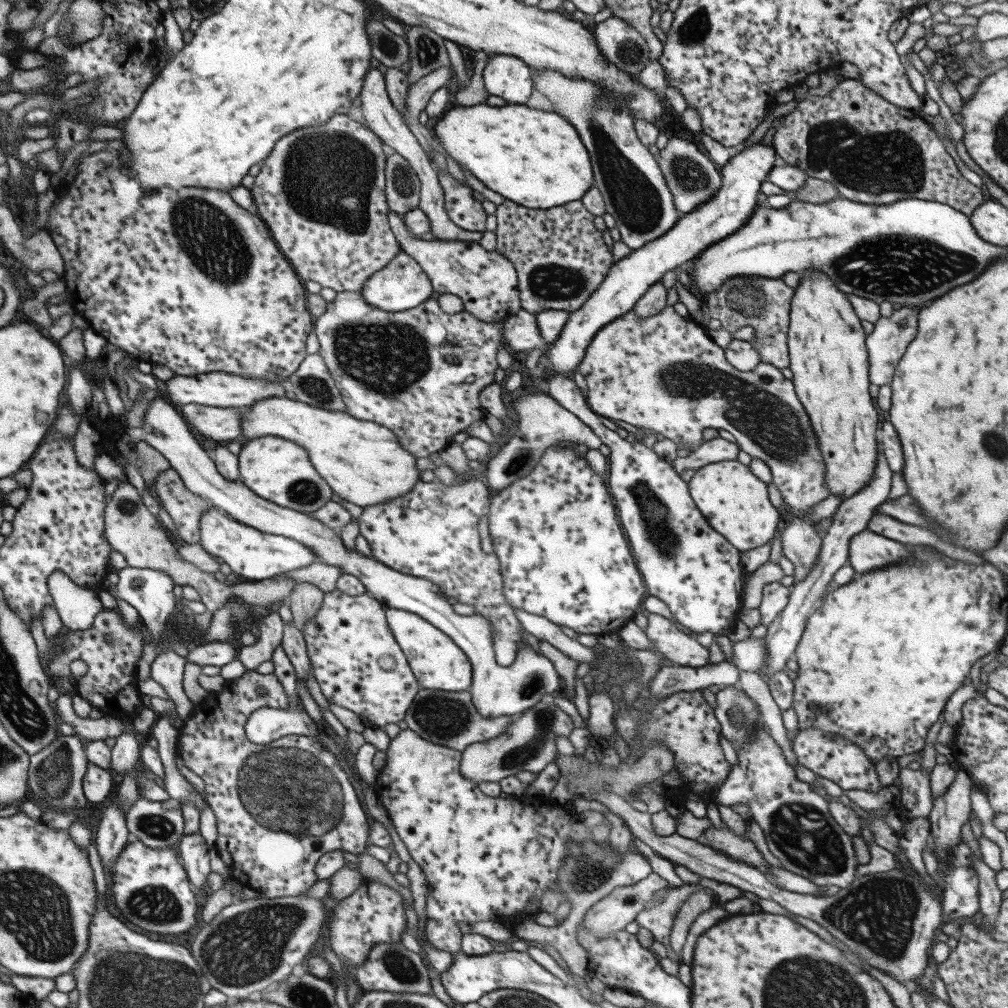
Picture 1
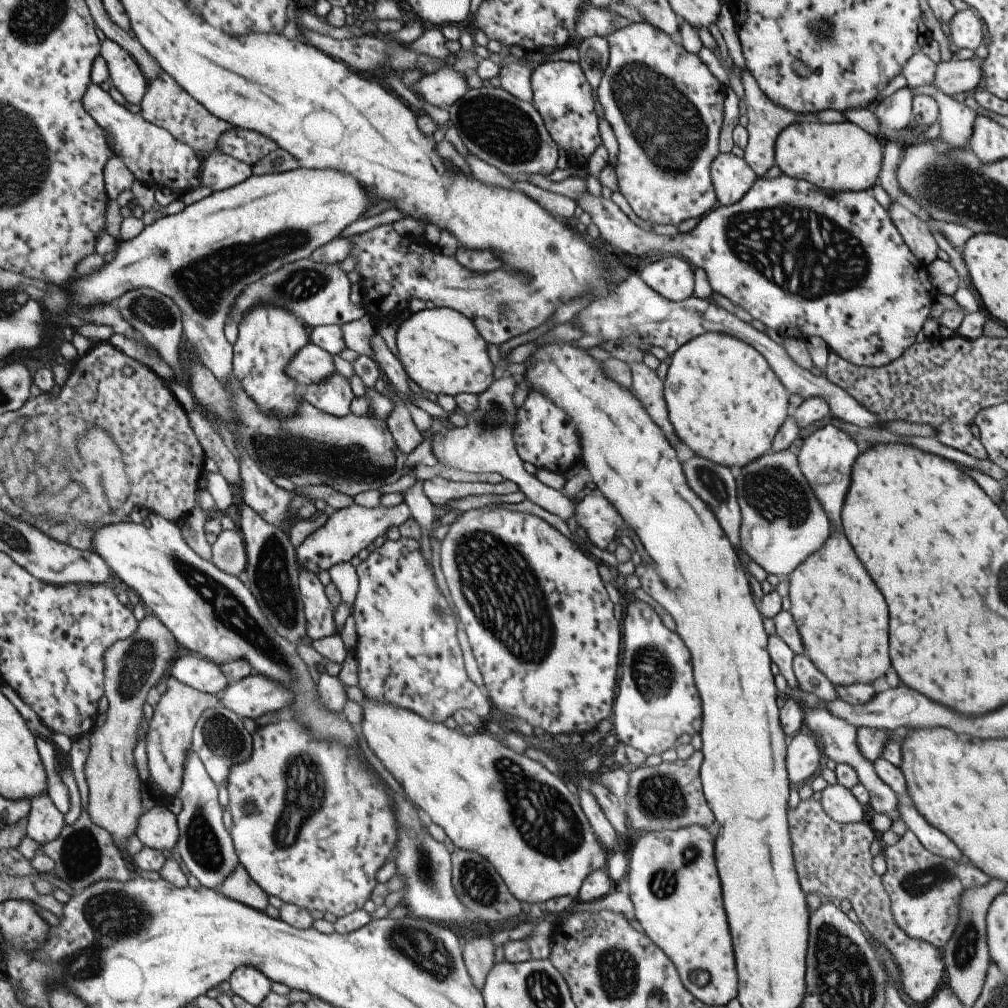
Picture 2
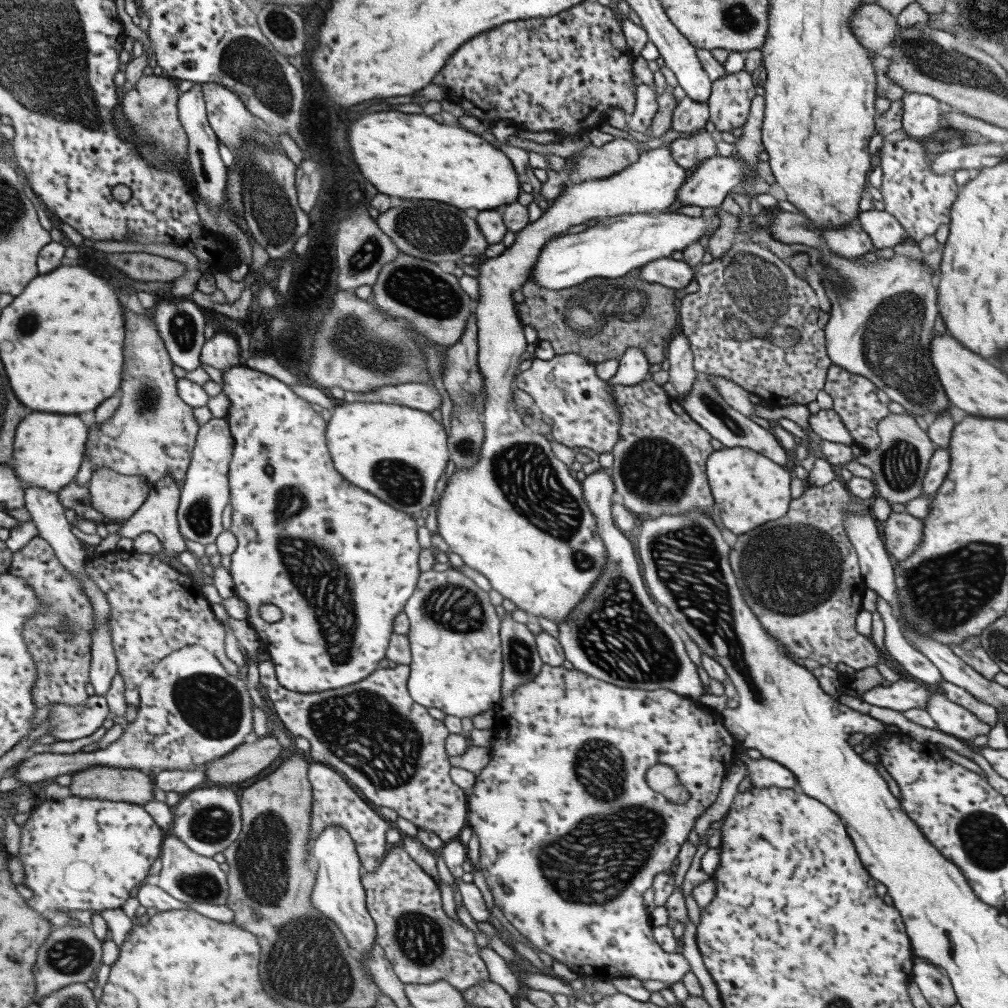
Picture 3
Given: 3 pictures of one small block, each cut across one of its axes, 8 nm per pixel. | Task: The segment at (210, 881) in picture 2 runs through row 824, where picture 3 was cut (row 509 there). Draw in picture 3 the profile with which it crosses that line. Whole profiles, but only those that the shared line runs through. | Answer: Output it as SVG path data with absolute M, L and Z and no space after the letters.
M211 417L199 426L190 461L180 486L180 501L176 508L178 532L192 543L201 545L215 543L216 536L223 531L221 513L229 502L228 464L233 452L231 438L225 417Z

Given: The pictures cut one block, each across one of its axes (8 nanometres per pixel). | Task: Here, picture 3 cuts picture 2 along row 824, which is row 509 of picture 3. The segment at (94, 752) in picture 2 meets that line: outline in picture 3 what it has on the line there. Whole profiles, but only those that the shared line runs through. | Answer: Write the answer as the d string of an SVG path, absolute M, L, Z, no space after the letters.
M97 467L87 485L91 504L103 516L104 523L125 522L150 489L144 476L119 474L105 467Z

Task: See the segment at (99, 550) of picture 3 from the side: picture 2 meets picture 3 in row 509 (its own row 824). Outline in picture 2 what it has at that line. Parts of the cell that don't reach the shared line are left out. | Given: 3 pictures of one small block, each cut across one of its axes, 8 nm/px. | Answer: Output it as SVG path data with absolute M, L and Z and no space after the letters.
M154 806L139 814L135 836L142 846L172 851L177 843L176 816L167 807Z

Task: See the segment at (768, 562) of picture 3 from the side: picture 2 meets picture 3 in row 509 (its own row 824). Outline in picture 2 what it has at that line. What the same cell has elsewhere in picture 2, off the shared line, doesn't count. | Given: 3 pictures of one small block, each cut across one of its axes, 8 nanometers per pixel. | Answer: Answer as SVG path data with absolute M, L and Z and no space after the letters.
M811 798L799 800L794 808L787 806L787 822L801 890L805 894L817 894L822 900L849 900L851 910L869 939L891 952L891 958L899 969L900 987L905 994L917 1004L933 998L935 990L939 990L945 979L941 951L929 942L909 938L893 922L891 904L881 878L870 866L869 844L875 838L872 827L867 822L841 824L832 821L823 812L820 802Z

